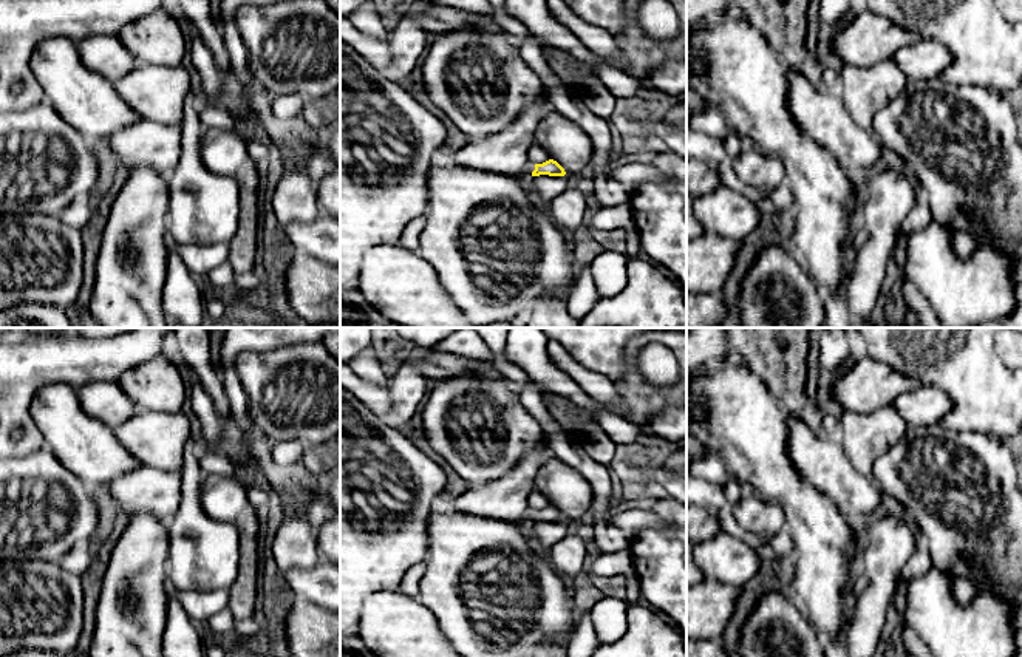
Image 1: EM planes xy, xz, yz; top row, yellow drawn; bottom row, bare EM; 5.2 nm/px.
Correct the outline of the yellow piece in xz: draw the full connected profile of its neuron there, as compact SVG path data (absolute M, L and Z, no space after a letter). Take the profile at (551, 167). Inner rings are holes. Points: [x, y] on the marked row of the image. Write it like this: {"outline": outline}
{"outline": "M549 159L543 164L527 162L526 167L523 169L523 173L532 176L540 176L540 175L564 176L566 175L564 169L554 159Z"}

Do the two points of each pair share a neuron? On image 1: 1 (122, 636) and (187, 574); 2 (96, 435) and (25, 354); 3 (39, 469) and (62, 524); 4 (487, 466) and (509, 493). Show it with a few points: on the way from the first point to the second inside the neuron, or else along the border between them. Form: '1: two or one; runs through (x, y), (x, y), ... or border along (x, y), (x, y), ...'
1: two; border along (169, 538), (167, 575)
2: two; border along (74, 390), (47, 384), (33, 399), (31, 413)
3: one; runs through (45, 483), (53, 500), (53, 510)
4: two; border along (524, 455), (498, 478), (472, 487)

